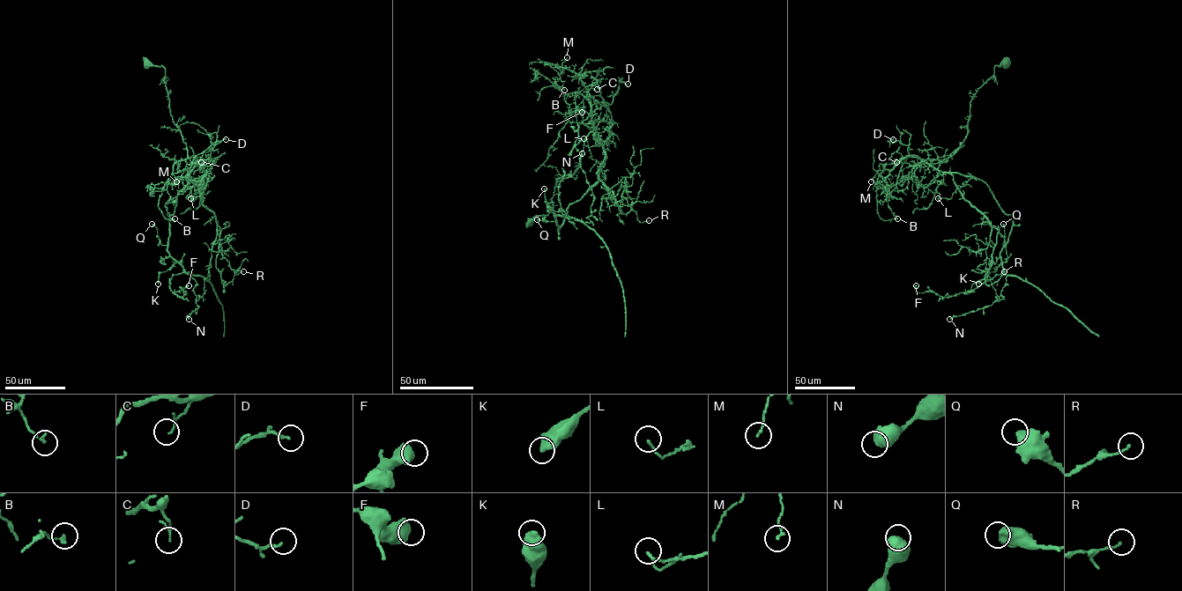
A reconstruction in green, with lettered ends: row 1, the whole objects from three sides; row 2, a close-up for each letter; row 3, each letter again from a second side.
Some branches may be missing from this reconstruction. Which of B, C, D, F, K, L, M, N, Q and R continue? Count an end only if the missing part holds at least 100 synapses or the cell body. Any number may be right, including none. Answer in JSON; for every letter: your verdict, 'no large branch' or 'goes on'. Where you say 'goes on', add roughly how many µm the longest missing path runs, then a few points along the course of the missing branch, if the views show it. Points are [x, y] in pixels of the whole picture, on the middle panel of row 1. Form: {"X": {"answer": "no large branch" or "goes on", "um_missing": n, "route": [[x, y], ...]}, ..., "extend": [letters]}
{"B": {"answer": "no large branch"}, "C": {"answer": "no large branch"}, "D": {"answer": "no large branch"}, "F": {"answer": "no large branch"}, "K": {"answer": "no large branch"}, "L": {"answer": "no large branch"}, "M": {"answer": "no large branch"}, "N": {"answer": "no large branch"}, "Q": {"answer": "no large branch"}, "R": {"answer": "no large branch"}, "extend": []}

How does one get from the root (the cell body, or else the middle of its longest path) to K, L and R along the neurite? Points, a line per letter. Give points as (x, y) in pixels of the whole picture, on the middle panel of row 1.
K: (531, 221), (553, 208), (594, 130), (605, 166), (559, 231), (568, 218), (544, 188)
L: (531, 221), (553, 208), (556, 183), (579, 166), (590, 133), (606, 158), (593, 159), (583, 138)
R: (531, 221), (553, 208), (593, 130), (598, 178), (621, 214), (622, 196), (649, 220)

